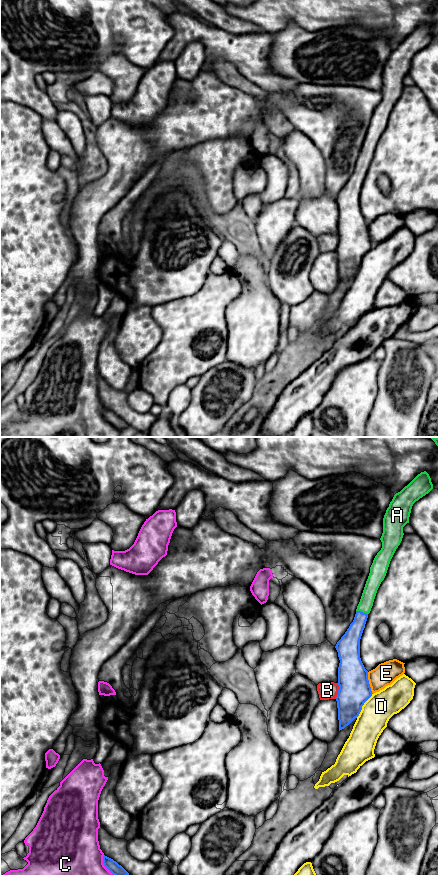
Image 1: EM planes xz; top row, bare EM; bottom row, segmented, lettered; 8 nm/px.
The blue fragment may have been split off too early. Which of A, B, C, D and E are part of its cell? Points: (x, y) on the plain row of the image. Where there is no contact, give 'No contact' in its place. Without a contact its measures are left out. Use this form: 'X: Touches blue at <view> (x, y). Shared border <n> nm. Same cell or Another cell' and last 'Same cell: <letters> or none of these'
A: Touches blue at xz (362, 164). Shared border 100 nm. Same cell
B: Touches blue at xz (338, 243). Shared border 130 nm. Another cell
C: Touches blue at xz (107, 420). Shared border 240 nm. Another cell
D: Touches blue at xz (363, 256). Shared border 240 nm. Another cell
E: Touches blue at xz (368, 235). Shared border 180 nm. Another cell
Same cell: A

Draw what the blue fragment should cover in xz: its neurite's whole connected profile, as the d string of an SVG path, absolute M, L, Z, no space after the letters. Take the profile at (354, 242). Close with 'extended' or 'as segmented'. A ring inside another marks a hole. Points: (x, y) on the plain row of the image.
M418 26L396 45L383 70L382 100L370 119L353 174L335 200L340 212L338 219L339 283L357 270L364 255L372 248L368 223L360 210L360 191L371 163L377 142L384 132L390 113L403 90L403 79L409 75L413 56L433 41L429 26Z; extended

